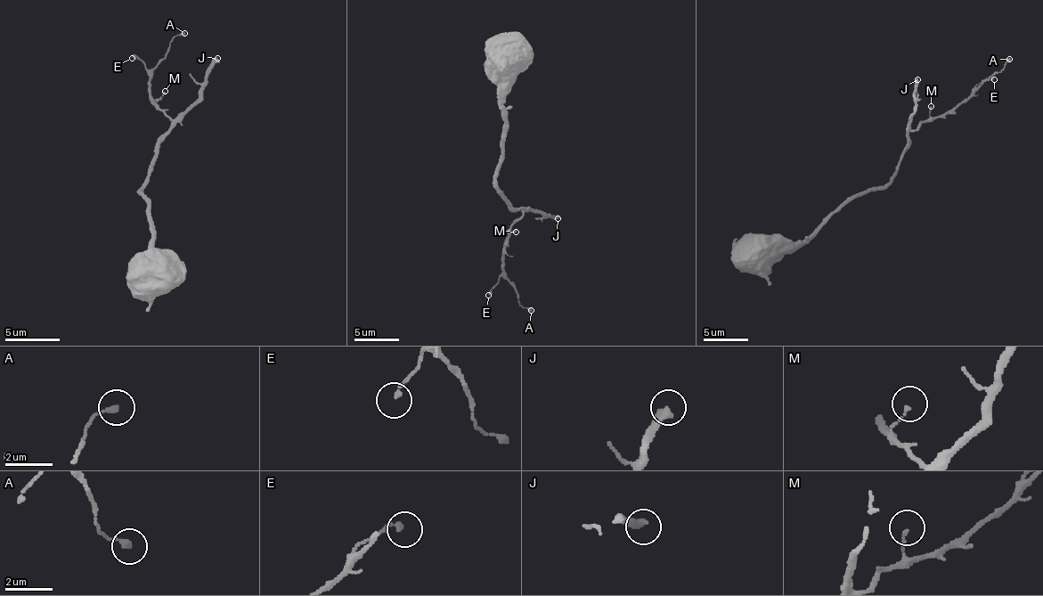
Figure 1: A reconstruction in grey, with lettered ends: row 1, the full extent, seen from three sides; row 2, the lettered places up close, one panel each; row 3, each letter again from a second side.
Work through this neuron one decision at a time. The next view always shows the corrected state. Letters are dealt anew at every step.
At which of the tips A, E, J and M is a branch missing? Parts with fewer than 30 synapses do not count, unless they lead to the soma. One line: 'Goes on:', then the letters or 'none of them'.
Goes on: J

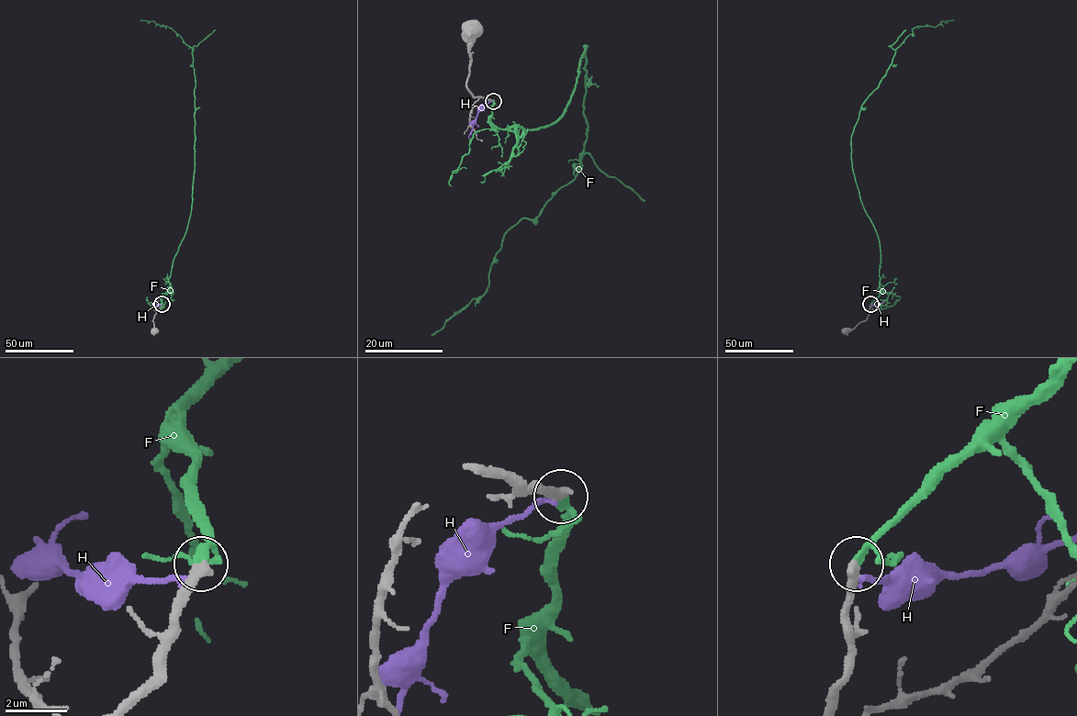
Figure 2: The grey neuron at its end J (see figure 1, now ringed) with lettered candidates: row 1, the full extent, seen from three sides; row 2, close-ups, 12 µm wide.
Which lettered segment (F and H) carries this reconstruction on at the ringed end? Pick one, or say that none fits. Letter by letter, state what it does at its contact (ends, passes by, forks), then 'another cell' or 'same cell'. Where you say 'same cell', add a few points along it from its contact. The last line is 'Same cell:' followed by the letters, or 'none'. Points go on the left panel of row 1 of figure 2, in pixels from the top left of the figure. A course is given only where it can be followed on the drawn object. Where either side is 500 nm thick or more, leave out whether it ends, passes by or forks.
F: it passes by | same cell | via (162, 304), (161, 297), (170, 290), (173, 261), (191, 212), (196, 78), (192, 49), (171, 28), (140, 20)
H: it ends | another cell
Same cell: F

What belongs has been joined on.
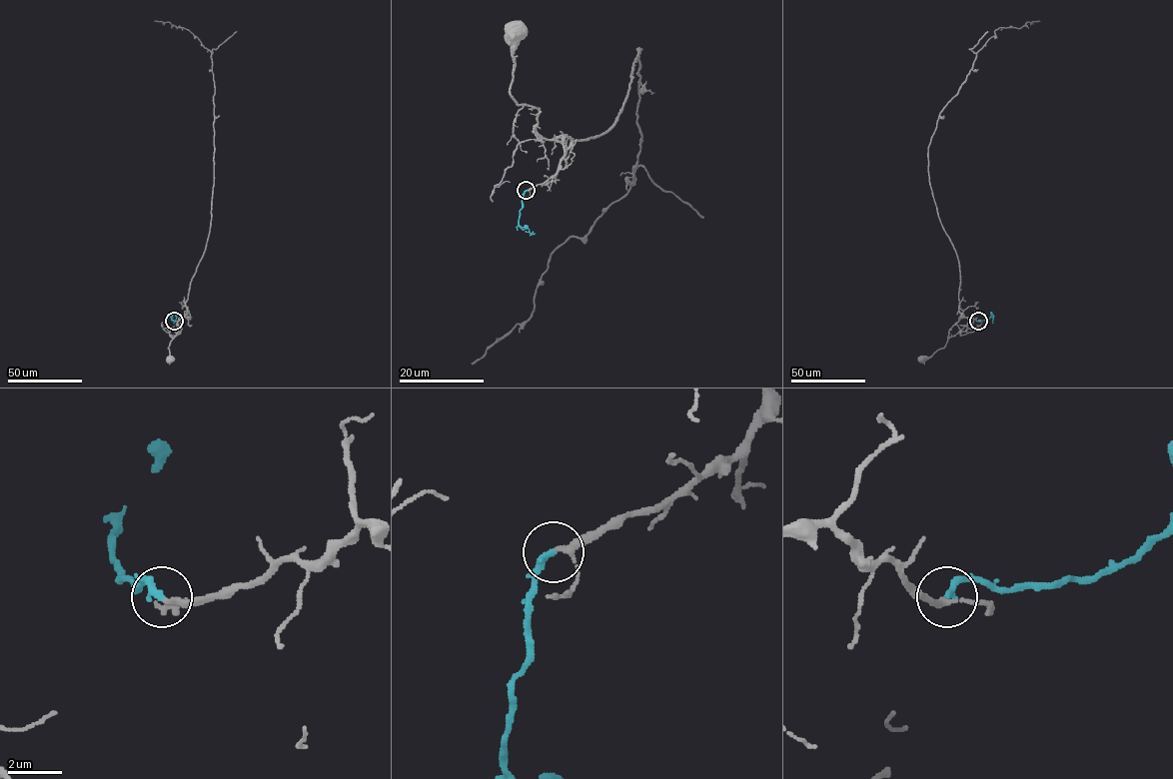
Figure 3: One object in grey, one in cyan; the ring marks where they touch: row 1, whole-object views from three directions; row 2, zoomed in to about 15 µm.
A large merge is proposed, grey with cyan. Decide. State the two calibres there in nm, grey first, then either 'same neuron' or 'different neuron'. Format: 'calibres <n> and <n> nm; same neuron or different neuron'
calibres 170 and 280 nm; same neuron

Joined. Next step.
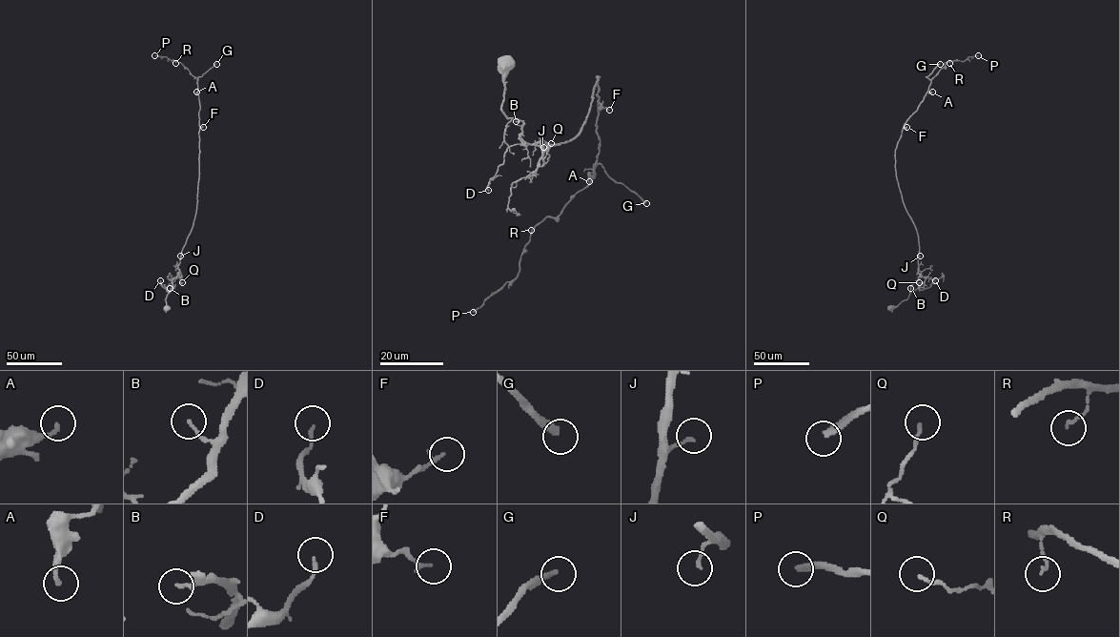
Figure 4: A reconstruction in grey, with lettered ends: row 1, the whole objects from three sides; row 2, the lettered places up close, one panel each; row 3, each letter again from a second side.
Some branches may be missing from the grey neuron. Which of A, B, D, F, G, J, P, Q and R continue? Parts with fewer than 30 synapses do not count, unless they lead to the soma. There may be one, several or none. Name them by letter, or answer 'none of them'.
G, P

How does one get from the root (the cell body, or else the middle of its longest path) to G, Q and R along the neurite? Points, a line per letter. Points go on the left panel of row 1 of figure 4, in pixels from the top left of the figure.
G: (166, 307), (165, 299), (172, 280), (179, 275), (181, 251), (196, 210), (198, 77), (216, 64)
Q: (166, 307), (165, 299), (172, 280), (178, 275), (180, 282), (182, 282)
R: (166, 307), (165, 299), (179, 275), (181, 251), (194, 219), (199, 176), (197, 80), (175, 63)

